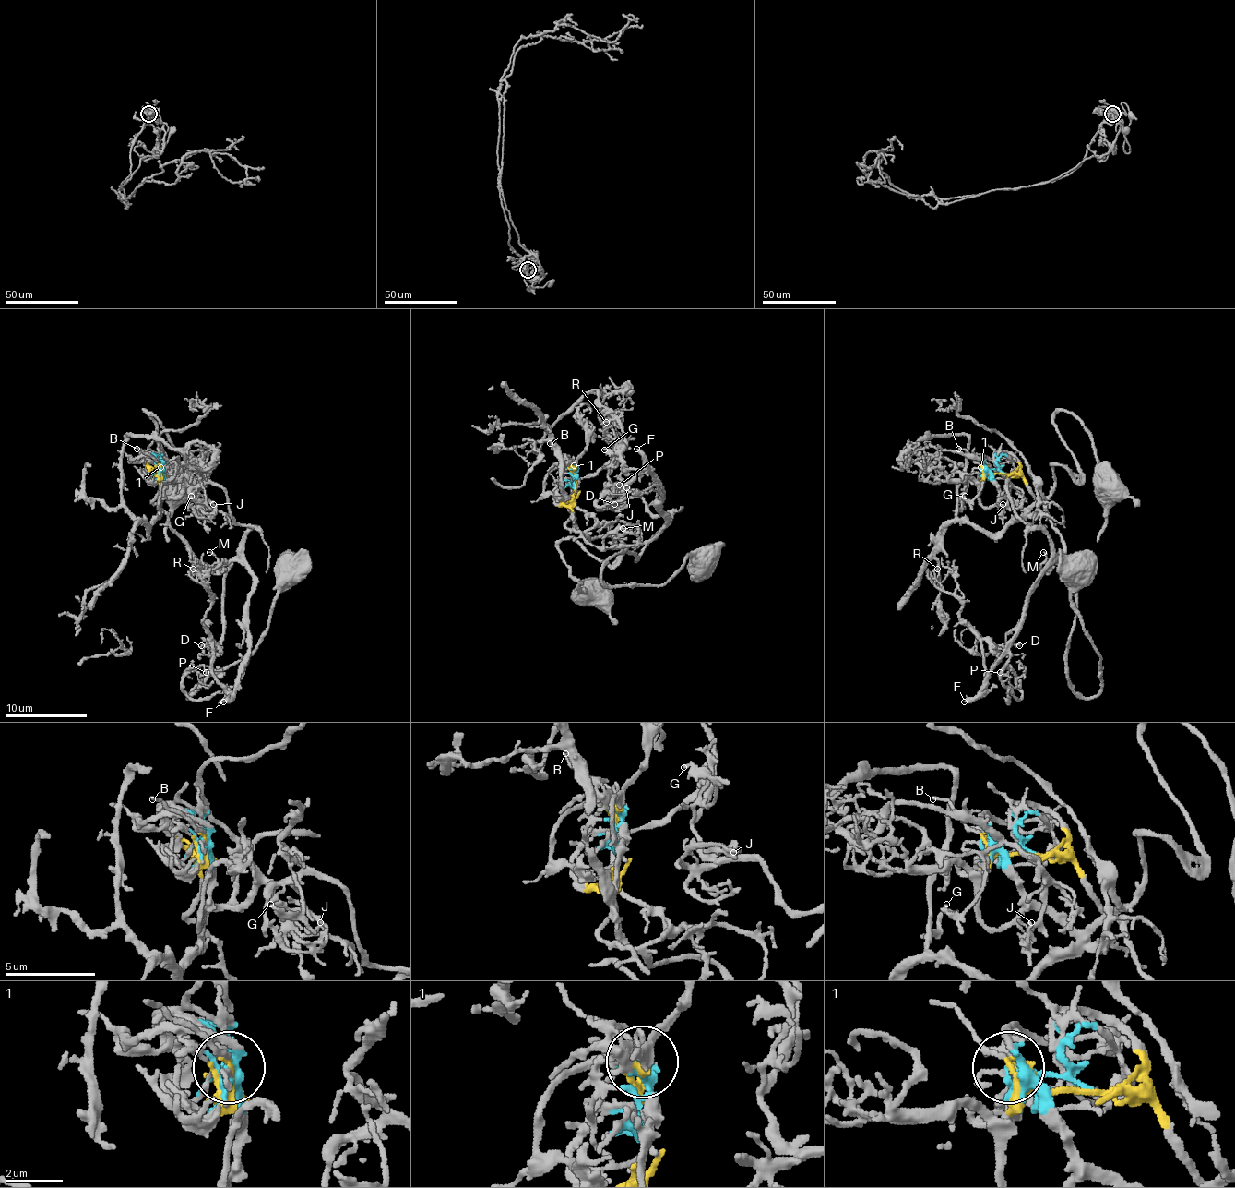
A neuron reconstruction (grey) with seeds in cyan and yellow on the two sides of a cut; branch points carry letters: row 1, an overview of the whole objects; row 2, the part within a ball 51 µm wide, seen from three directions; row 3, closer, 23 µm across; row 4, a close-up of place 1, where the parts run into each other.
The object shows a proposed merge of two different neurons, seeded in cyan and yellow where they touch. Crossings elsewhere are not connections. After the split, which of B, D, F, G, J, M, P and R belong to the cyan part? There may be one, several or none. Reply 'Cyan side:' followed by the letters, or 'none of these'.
Cyan side: none of these

